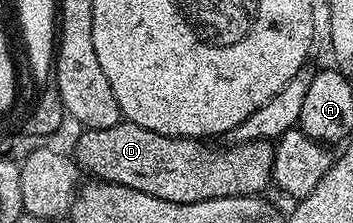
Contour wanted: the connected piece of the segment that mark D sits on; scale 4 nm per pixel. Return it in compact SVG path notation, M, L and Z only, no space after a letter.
M126 120L113 124L113 128L84 129L82 133L75 142L73 158L86 173L87 170L91 173L88 175L92 179L121 184L125 188L133 188L137 192L145 192L161 200L193 204L201 200L236 198L246 194L259 196L264 193L263 189L267 185L270 187L273 182L271 169L275 163L275 147L270 142L246 142L236 146L228 145L227 150L218 150L215 146L207 146L211 144L198 138L161 136L157 132L149 132L149 128L141 128Z

